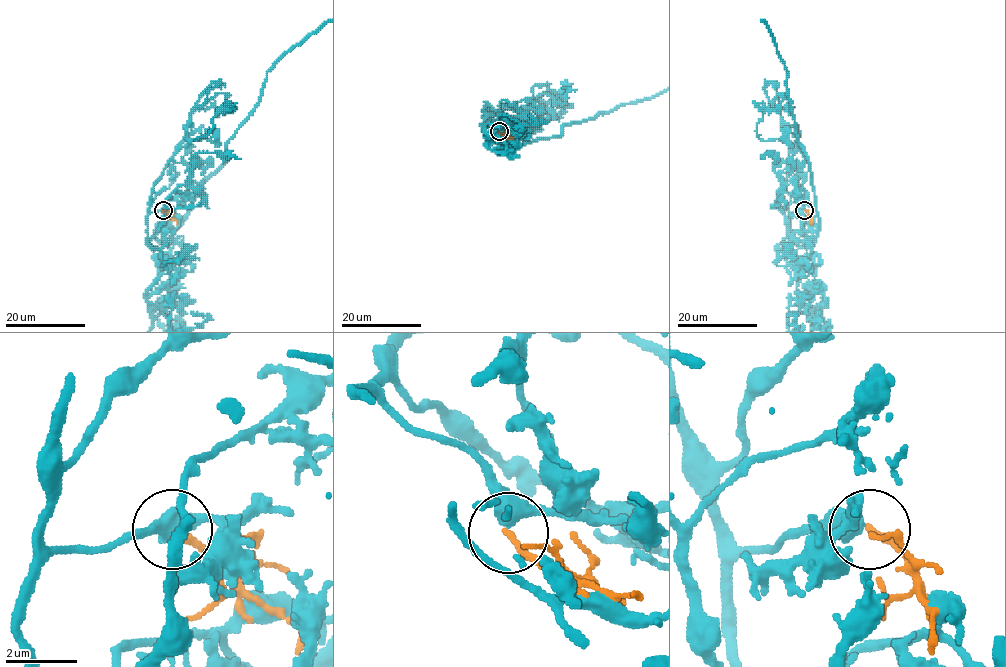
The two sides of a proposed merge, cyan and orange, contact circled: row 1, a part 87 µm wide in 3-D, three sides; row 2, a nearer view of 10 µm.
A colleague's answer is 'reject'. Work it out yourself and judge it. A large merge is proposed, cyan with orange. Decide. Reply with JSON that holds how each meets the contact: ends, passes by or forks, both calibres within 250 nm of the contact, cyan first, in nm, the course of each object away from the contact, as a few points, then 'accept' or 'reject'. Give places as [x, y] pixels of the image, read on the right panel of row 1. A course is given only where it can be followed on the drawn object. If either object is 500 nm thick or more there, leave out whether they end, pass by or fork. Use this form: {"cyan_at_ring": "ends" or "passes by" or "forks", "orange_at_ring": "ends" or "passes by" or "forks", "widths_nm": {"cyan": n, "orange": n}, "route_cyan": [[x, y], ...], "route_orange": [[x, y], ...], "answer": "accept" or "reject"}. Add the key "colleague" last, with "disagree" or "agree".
{"cyan_at_ring": "passes by", "orange_at_ring": "ends", "widths_nm": {"cyan": 420, "orange": 200}, "route_orange": [[805, 209], [811, 223]], "answer": "reject", "colleague": "agree"}

